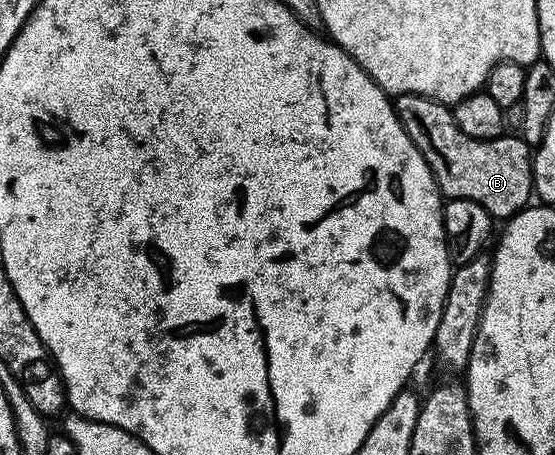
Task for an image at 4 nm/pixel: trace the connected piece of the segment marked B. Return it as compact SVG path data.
M417 94L395 95L394 105L396 115L406 128L410 140L422 152L426 164L436 181L436 187L440 189L445 199L457 198L458 200L474 200L474 204L482 204L486 212L496 220L507 220L520 213L533 201L534 187L532 185L532 160L534 157L533 147L525 144L519 136L501 136L494 140L474 140L474 136L466 136L462 128L454 120L451 109L443 102L436 102L433 98L418 96Z

